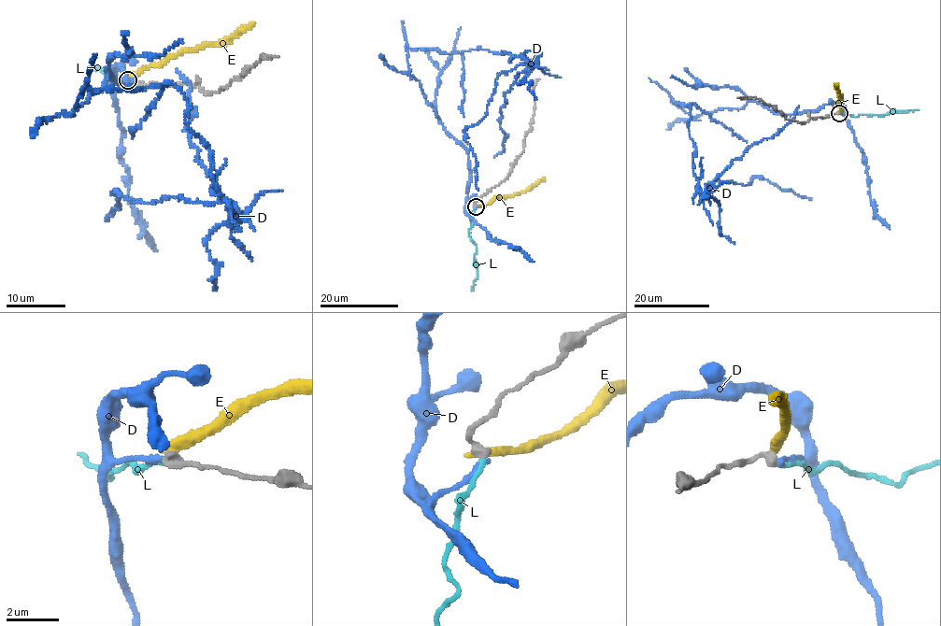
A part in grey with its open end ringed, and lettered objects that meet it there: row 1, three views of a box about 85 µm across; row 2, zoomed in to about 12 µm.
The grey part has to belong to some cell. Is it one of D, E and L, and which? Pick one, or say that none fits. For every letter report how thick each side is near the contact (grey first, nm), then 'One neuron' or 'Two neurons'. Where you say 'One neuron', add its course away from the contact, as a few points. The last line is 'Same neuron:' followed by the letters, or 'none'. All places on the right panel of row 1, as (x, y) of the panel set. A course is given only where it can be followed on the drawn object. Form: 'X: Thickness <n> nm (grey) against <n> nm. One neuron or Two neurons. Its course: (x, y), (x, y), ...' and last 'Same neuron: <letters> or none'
D: Thickness 320 nm (grey) against 240 nm. Two neurons
E: Thickness 360 nm (grey) against 400 nm. Two neurons
L: Thickness 320 nm (grey) against 170 nm. One neuron. Its course: (840, 114), (884, 116), (918, 109)
Same neuron: L

